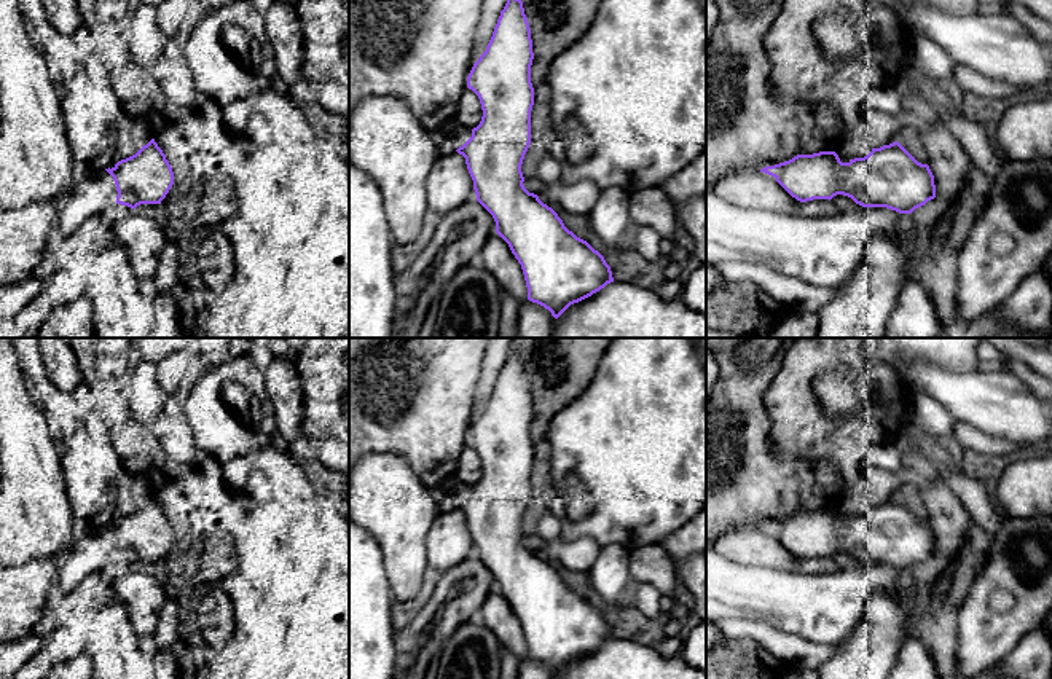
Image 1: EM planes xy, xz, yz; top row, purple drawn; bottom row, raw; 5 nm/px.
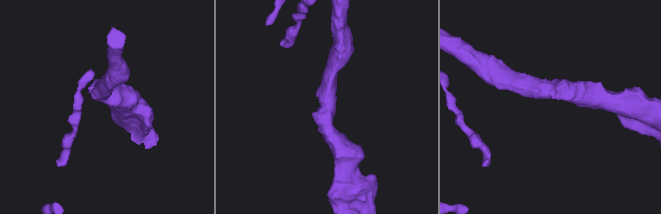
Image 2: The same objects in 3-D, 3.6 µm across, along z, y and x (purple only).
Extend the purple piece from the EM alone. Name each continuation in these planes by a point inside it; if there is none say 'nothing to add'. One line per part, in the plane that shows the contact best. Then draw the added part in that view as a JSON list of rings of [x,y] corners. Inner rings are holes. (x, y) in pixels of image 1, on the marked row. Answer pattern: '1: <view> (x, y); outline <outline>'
1: xy (91, 193); outline [[[80,171],[72,188],[57,198],[57,217],[54,228],[70,234],[92,215],[105,214],[116,204],[116,185],[107,172]]]

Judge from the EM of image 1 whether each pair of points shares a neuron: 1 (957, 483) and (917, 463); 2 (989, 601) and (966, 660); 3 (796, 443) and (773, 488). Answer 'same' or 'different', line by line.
1: same
2: same
3: different

